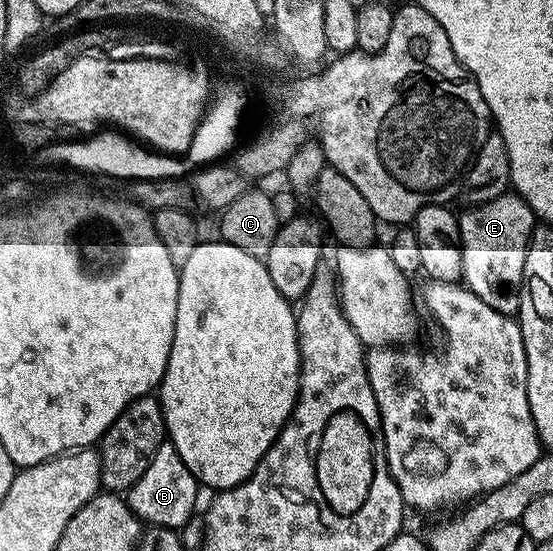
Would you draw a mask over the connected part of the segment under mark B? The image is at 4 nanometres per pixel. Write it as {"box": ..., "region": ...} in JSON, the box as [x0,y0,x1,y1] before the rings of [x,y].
{"box":[125,441,200,529],"region":[[[165,441],[156,449],[148,465],[140,474],[139,480],[125,492],[127,505],[136,513],[143,524],[150,527],[168,527],[182,529],[182,526],[194,515],[194,506],[198,503],[200,484],[198,478],[184,465],[180,453]]]}

